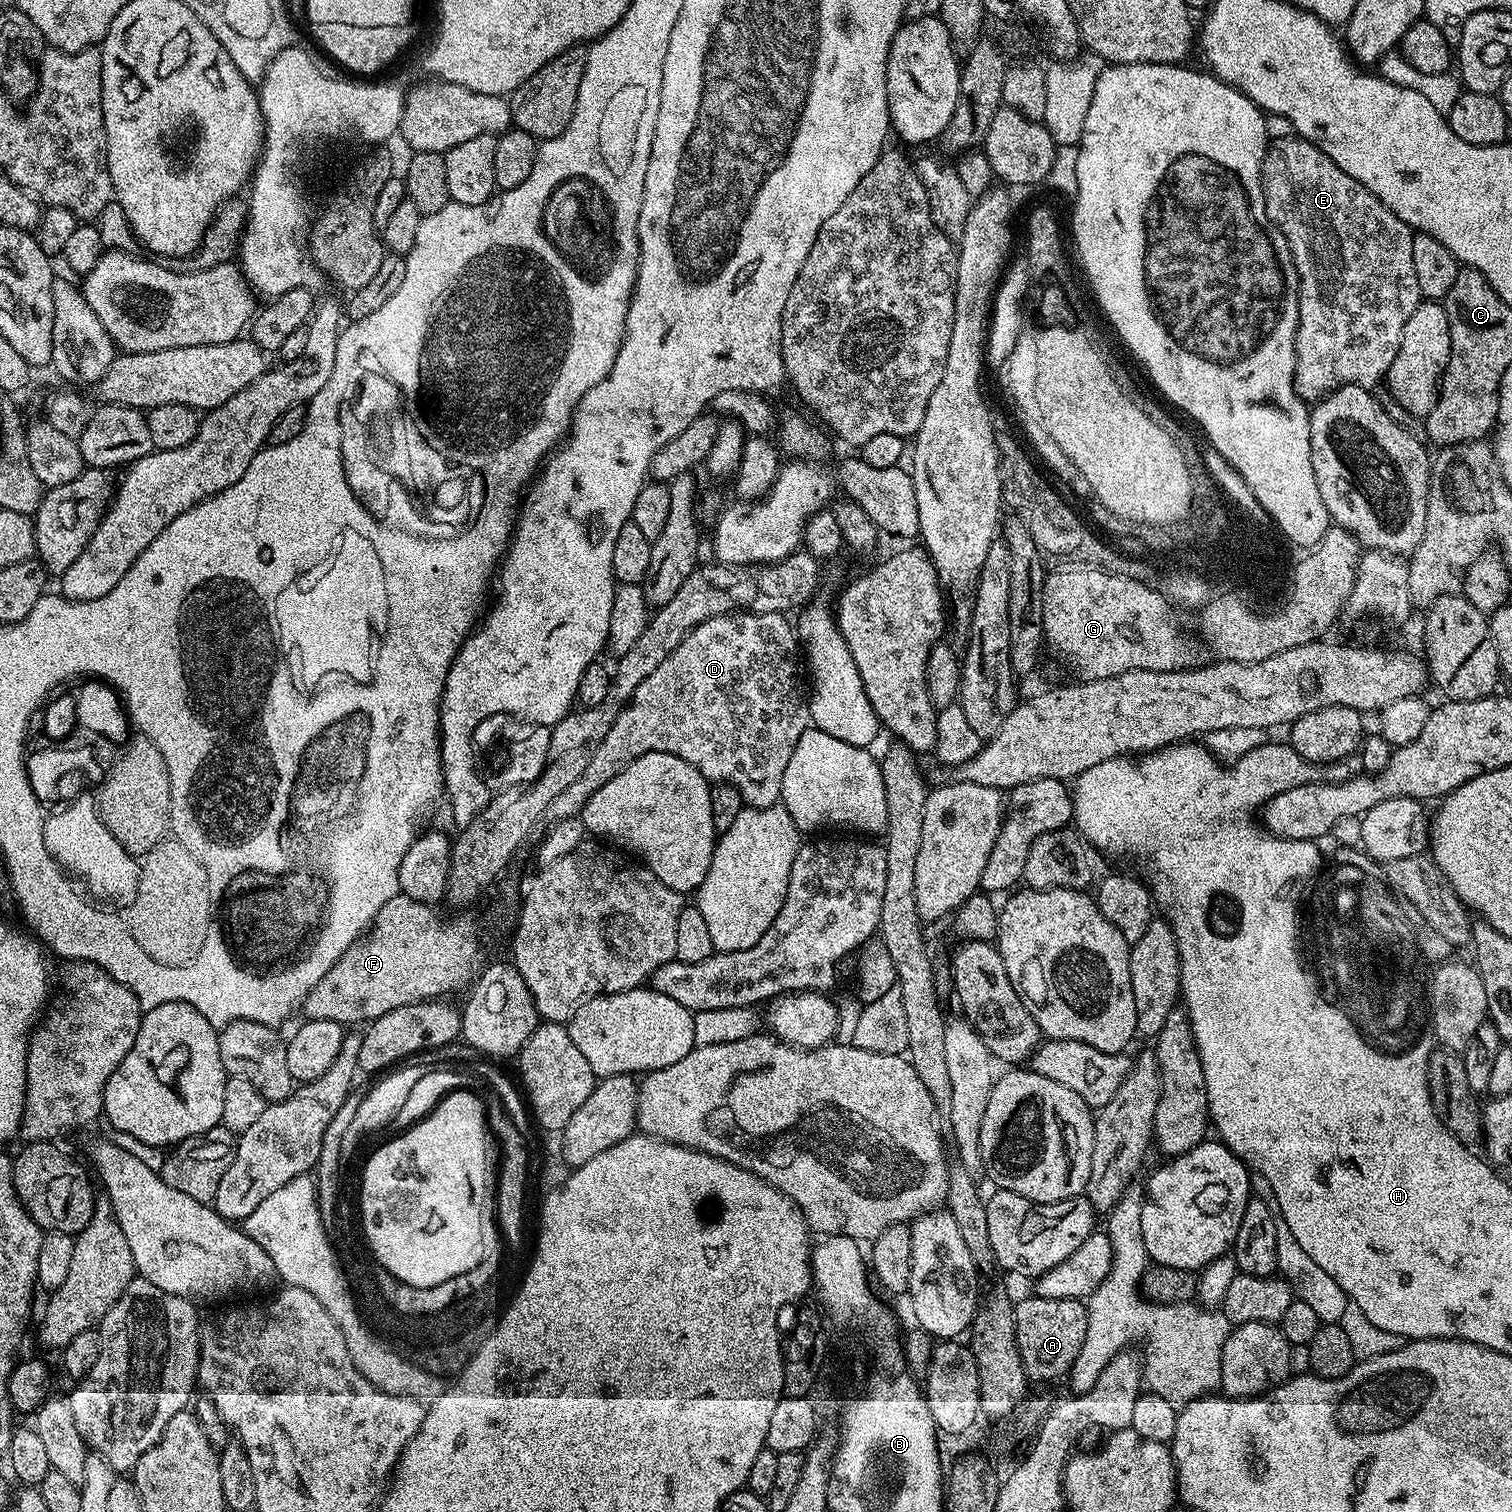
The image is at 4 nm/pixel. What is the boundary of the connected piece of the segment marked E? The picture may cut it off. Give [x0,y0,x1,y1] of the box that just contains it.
[1264,135,1422,402]

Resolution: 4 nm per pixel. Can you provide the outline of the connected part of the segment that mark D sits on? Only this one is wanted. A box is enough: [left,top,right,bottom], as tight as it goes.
[546,610,810,822]

